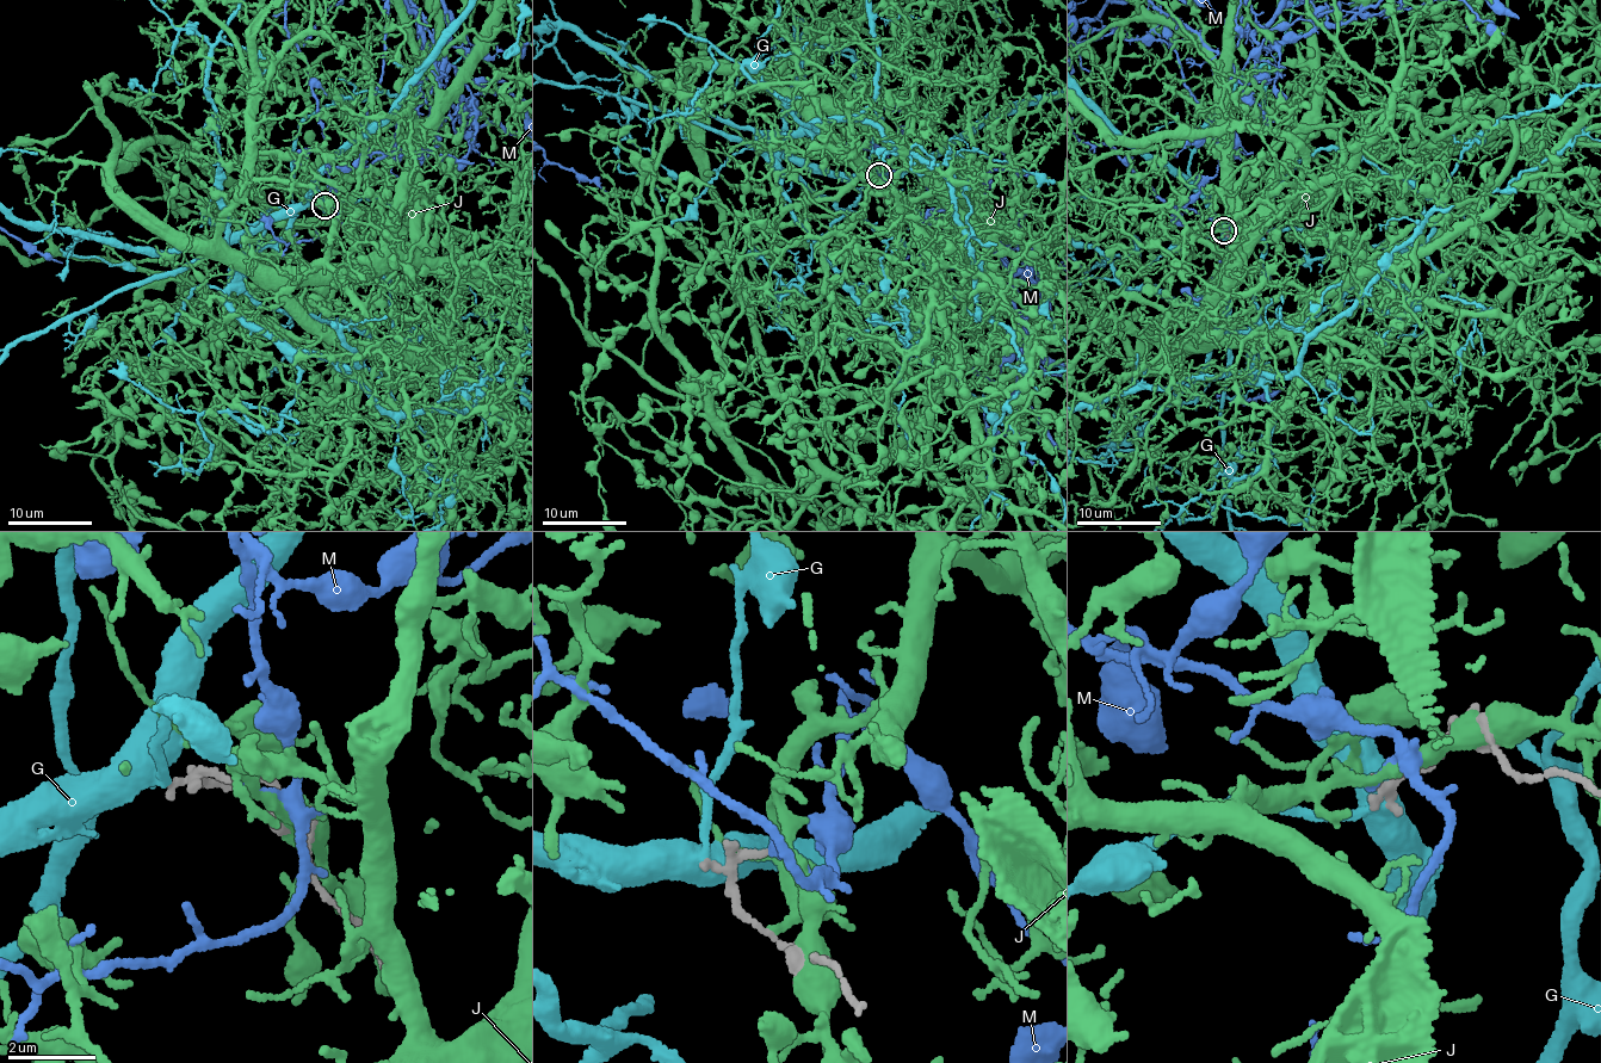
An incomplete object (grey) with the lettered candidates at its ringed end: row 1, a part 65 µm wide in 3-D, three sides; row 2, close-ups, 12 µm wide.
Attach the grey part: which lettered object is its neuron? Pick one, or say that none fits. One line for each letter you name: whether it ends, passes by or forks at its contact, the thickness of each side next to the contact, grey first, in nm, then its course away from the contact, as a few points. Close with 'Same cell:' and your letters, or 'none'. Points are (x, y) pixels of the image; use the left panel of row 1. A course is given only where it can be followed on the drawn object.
M: It ends there. Thickness 120 nm (grey) against 170 nm
Same cell: M

